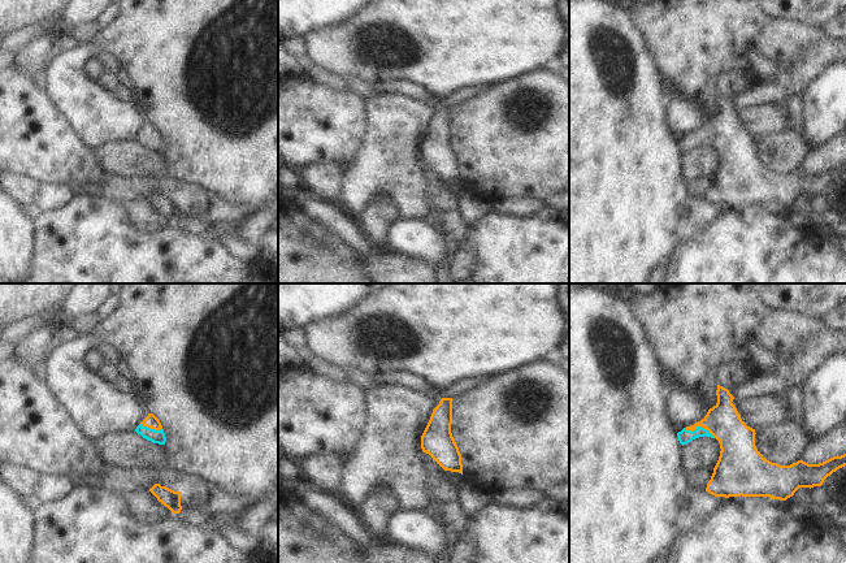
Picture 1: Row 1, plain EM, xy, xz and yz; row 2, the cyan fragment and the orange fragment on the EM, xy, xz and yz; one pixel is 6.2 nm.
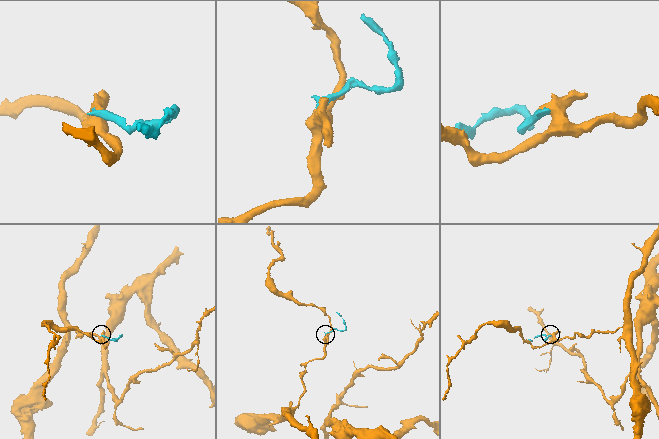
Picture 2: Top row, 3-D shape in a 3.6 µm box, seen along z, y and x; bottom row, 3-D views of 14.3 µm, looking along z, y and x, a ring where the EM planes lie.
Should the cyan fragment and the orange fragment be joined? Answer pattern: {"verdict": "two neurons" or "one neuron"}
{"verdict": "one neuron"}

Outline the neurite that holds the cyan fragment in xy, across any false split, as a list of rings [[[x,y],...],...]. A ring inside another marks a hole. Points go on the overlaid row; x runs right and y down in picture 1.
[[[148,413],[148,416],[136,426],[135,432],[153,443],[165,445],[166,442],[162,425],[153,413]]]

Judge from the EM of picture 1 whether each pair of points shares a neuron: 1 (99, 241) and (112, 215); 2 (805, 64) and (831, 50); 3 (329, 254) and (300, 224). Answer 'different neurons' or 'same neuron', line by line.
1: same neuron
2: same neuron
3: same neuron

